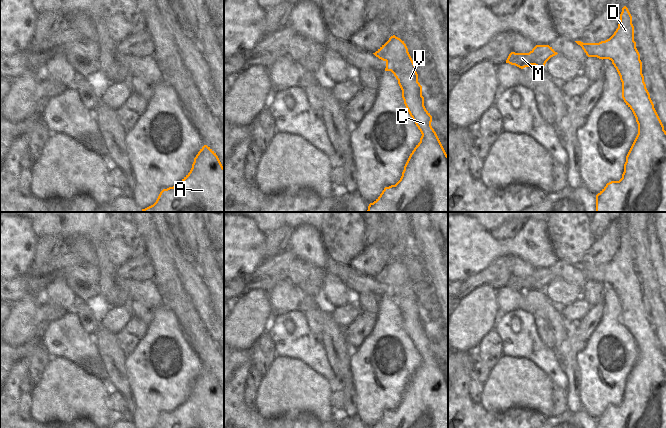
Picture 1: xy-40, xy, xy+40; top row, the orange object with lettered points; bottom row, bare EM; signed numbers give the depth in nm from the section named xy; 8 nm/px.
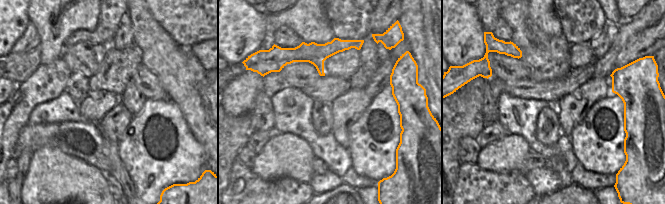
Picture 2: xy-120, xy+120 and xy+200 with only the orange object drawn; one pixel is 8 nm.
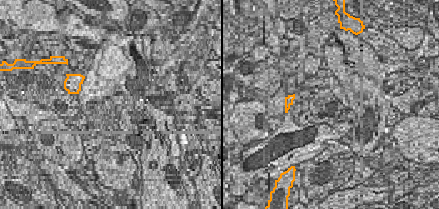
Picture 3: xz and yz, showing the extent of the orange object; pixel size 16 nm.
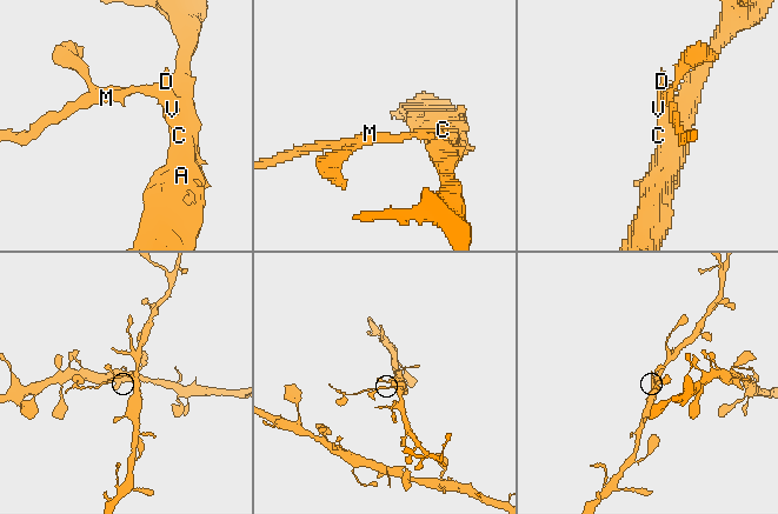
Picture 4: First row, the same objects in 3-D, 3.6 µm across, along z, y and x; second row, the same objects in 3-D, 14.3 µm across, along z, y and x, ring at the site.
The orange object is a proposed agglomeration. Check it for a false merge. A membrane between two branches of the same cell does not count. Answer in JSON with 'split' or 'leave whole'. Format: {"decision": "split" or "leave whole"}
{"decision": "split"}

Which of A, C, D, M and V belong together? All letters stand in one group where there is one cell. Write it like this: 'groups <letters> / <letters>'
groups A C V / D M

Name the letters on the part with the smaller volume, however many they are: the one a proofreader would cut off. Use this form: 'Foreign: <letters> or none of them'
Foreign: D, M

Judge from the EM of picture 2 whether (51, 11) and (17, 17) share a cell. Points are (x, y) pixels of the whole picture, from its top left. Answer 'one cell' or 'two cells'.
two cells

